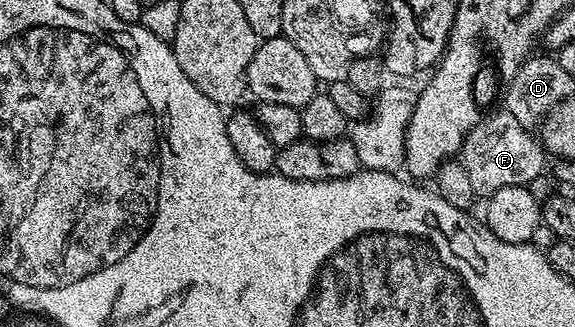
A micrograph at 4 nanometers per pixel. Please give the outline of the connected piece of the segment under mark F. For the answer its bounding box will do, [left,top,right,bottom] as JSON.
[459,111,547,195]

